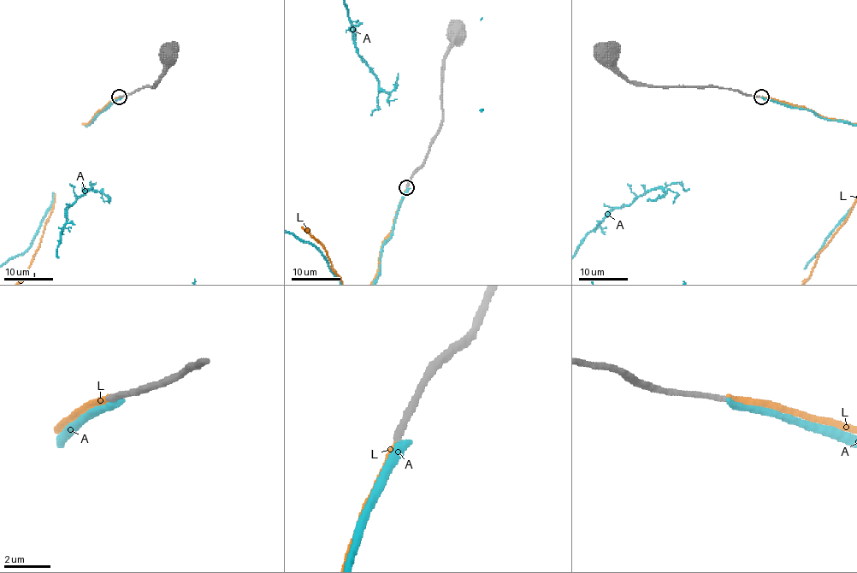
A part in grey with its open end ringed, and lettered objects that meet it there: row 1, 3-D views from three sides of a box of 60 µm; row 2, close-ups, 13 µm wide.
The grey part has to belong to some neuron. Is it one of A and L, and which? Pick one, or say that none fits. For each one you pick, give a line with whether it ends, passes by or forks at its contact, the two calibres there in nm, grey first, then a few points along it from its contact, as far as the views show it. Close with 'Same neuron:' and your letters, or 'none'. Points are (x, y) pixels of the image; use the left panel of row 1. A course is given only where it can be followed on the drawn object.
L: It ends there. Thickness 280 nm (grey) against 280 nm
Same neuron: L

